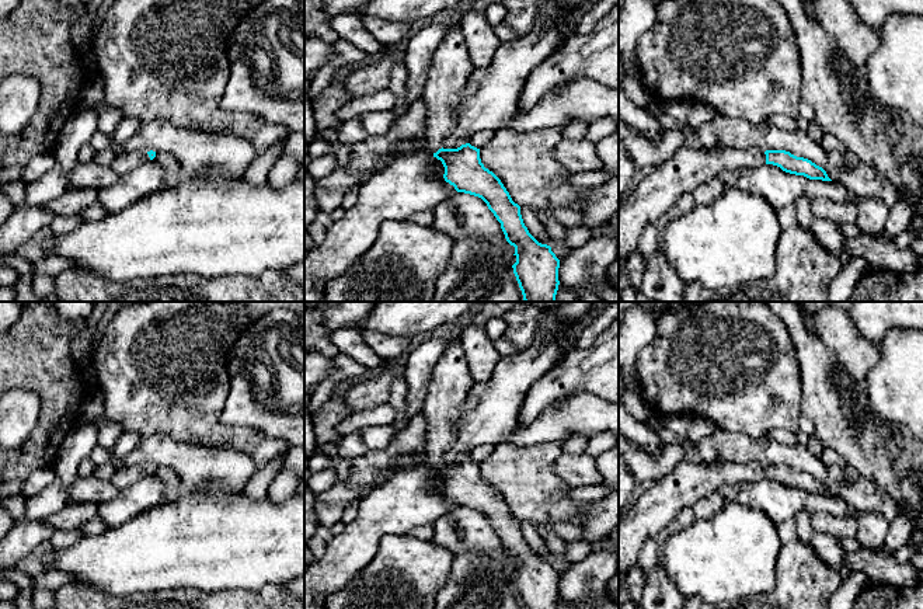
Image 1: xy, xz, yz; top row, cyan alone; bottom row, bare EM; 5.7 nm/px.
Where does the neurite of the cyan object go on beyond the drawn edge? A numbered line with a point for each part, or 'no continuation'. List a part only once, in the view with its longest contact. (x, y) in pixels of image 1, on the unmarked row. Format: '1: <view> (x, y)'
1: yz (662, 501)

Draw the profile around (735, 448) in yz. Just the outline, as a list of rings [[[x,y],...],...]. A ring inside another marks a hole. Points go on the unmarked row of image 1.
[[[717,428],[711,435],[718,460],[735,464],[757,462],[760,464],[786,464],[825,483],[828,466],[814,456],[805,445],[794,442],[784,445],[767,438],[749,438],[743,434]]]

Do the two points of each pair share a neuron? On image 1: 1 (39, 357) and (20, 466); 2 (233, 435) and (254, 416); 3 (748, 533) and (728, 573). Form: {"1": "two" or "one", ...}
{"1": "one", "2": "two", "3": "one"}

